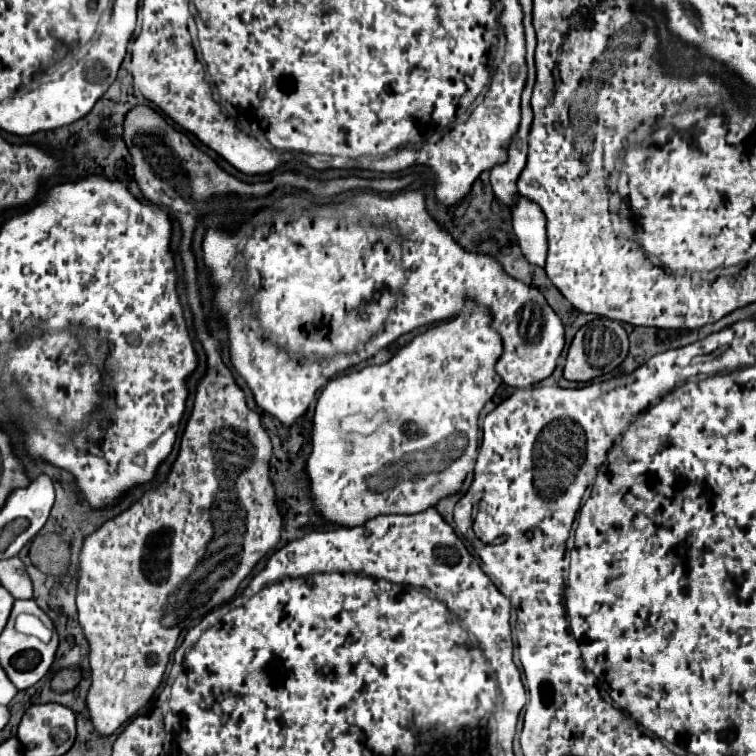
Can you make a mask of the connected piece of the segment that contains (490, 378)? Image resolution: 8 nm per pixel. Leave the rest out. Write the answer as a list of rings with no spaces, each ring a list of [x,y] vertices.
[[[477,306],[467,316],[457,316],[453,320],[441,322],[441,324],[429,328],[427,332],[419,334],[409,344],[405,344],[389,362],[385,362],[381,366],[365,366],[359,372],[349,372],[349,374],[337,376],[321,390],[317,406],[315,406],[315,414],[313,414],[311,436],[311,446],[313,448],[311,448],[311,456],[307,458],[305,476],[309,480],[313,508],[325,522],[339,524],[339,526],[345,526],[345,528],[365,526],[367,520],[371,520],[379,514],[417,514],[417,512],[425,512],[427,508],[435,506],[439,500],[443,500],[447,496],[453,496],[453,494],[459,494],[459,492],[465,492],[465,480],[473,472],[475,460],[477,460],[479,414],[481,414],[483,406],[493,398],[499,384],[503,382],[501,376],[495,372],[495,364],[497,364],[499,356],[503,354],[503,342],[501,342],[499,332],[493,330],[491,324],[493,324],[493,316],[489,314],[489,310],[485,310],[485,306]]]

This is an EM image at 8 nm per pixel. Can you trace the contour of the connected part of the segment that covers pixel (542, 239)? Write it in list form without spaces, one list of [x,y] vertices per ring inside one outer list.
[[[517,202],[517,210],[513,214],[513,230],[521,252],[529,264],[545,268],[547,260],[547,230],[545,230],[545,214],[541,214],[539,206],[533,202]]]

